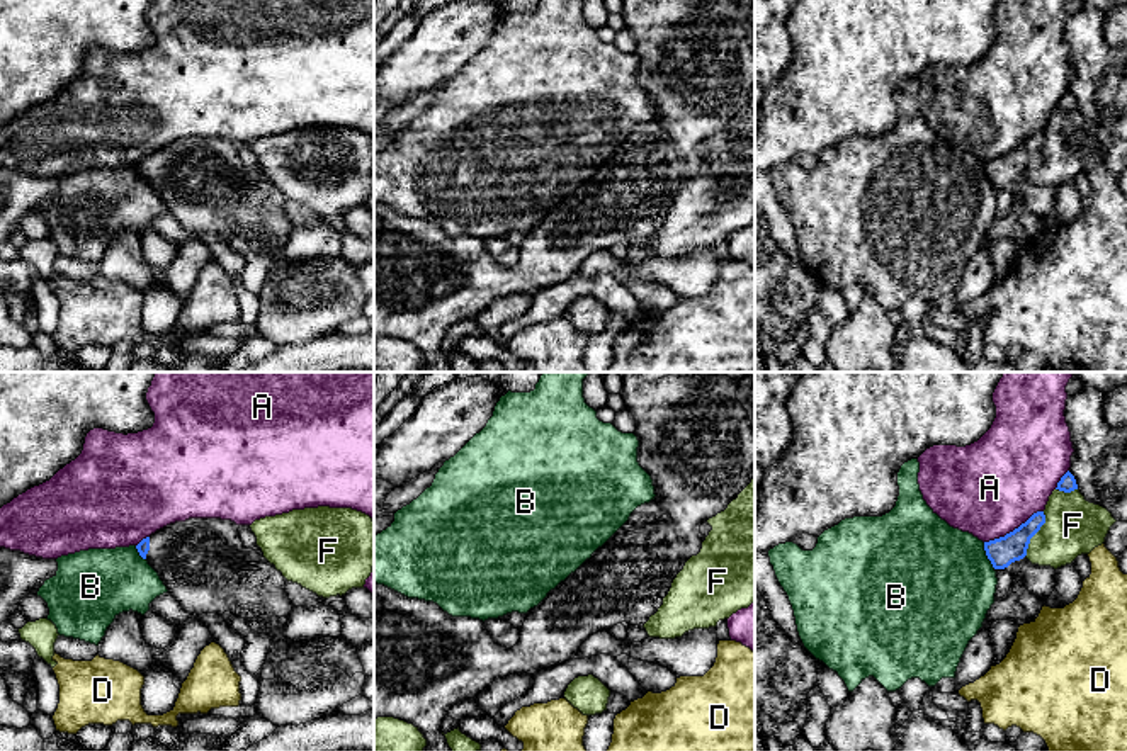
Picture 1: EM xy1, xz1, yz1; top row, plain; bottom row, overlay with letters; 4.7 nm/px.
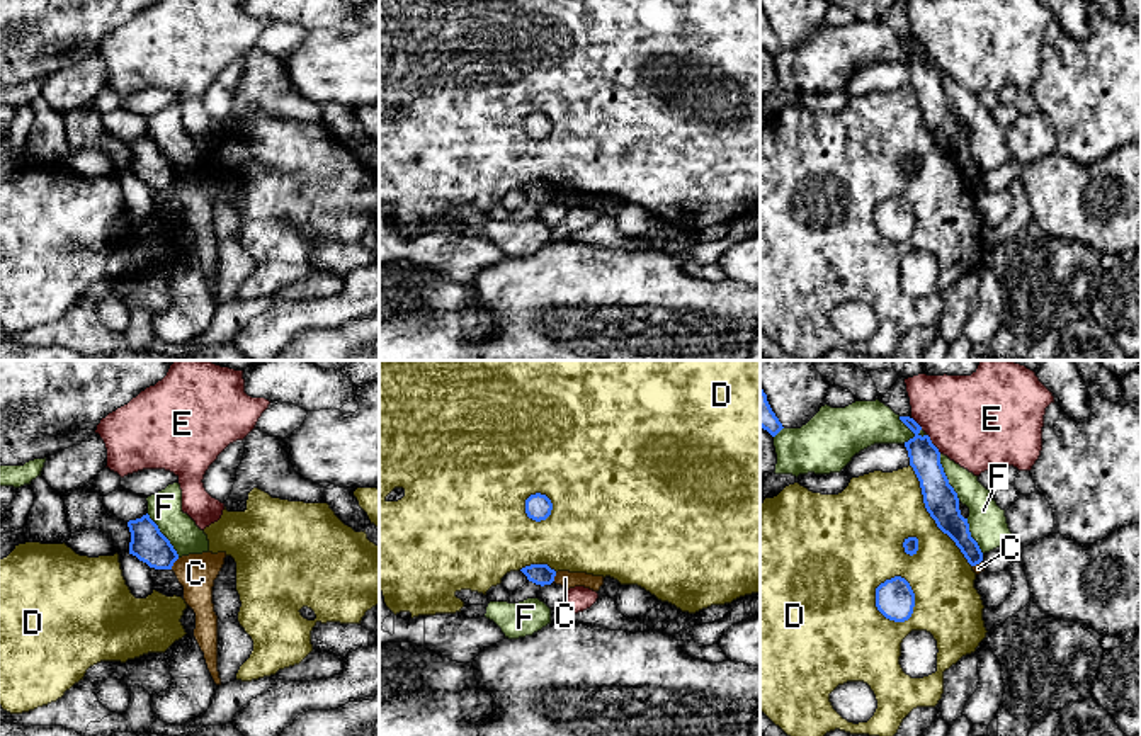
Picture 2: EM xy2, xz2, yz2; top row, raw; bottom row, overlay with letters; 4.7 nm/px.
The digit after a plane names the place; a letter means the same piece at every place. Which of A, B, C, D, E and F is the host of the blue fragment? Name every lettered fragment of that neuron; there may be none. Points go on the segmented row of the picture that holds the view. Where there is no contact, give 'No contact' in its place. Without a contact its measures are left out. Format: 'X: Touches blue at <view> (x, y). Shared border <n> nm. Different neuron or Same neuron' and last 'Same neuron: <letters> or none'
A: Touches blue at yz1 (1015, 529). Shared border 320 nm. Different neuron
B: Touches blue at yz1 (986, 554). Shared border 140 nm. Different neuron
C: Touches blue at xy2 (174, 561). Shared border 70 nm. Different neuron
D: Touches blue at yz2 (913, 597). Shared border 240 nm. Different neuron
E: Touches blue at yz2 (932, 444). Shared border 120 nm. Different neuron
F: Touches blue at yz2 (946, 478). Shared border 240 nm. Different neuron
Same neuron: none

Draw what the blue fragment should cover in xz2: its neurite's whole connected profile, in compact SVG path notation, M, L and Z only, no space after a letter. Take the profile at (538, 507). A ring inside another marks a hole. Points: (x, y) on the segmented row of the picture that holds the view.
M536 493L525 500L525 513L529 518L541 522L551 515L553 503L546 495Z

